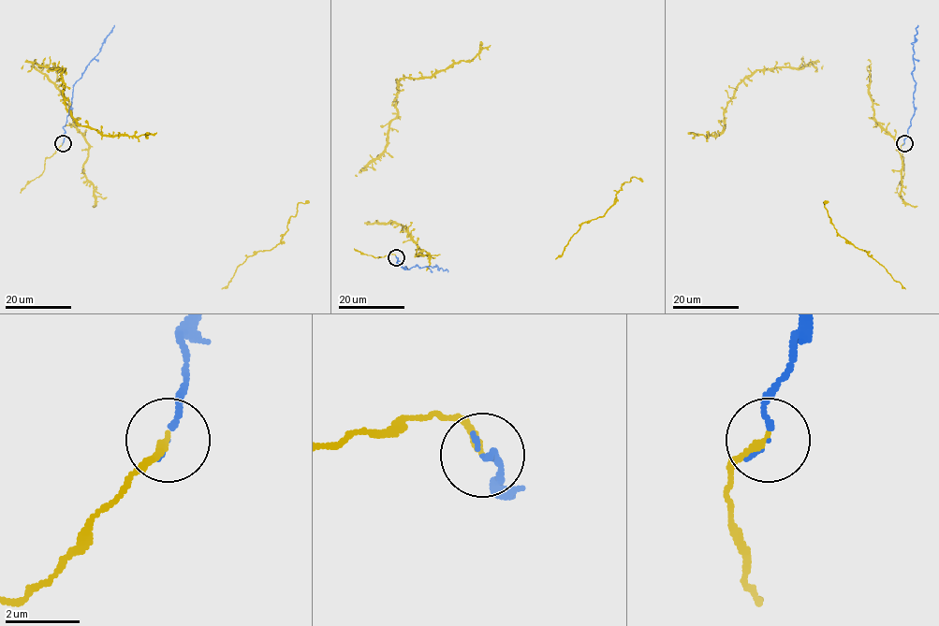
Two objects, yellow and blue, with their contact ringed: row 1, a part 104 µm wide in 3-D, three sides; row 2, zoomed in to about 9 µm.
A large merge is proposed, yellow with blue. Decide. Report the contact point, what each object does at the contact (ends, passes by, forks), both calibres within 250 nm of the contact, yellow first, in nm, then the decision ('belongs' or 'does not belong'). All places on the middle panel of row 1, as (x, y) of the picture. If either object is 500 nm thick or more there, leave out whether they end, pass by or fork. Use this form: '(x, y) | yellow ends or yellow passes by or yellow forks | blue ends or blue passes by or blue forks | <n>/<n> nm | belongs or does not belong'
(396, 257) | yellow ends | blue ends | 190/140 nm | belongs

